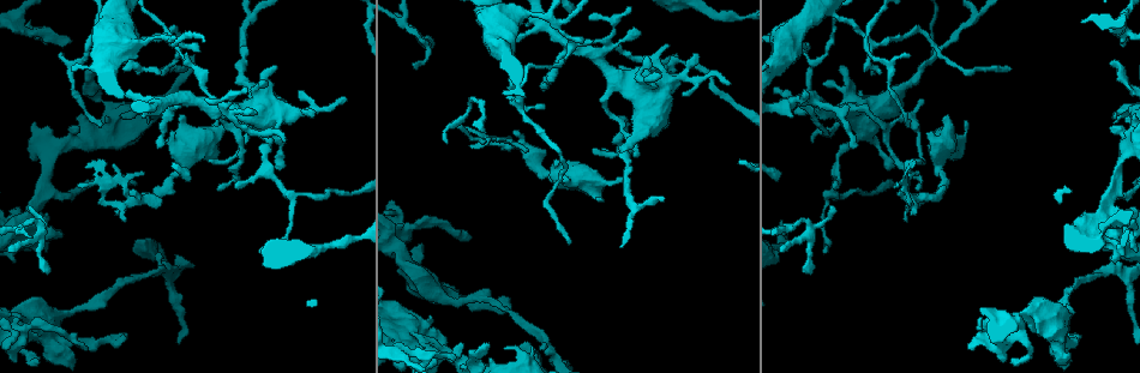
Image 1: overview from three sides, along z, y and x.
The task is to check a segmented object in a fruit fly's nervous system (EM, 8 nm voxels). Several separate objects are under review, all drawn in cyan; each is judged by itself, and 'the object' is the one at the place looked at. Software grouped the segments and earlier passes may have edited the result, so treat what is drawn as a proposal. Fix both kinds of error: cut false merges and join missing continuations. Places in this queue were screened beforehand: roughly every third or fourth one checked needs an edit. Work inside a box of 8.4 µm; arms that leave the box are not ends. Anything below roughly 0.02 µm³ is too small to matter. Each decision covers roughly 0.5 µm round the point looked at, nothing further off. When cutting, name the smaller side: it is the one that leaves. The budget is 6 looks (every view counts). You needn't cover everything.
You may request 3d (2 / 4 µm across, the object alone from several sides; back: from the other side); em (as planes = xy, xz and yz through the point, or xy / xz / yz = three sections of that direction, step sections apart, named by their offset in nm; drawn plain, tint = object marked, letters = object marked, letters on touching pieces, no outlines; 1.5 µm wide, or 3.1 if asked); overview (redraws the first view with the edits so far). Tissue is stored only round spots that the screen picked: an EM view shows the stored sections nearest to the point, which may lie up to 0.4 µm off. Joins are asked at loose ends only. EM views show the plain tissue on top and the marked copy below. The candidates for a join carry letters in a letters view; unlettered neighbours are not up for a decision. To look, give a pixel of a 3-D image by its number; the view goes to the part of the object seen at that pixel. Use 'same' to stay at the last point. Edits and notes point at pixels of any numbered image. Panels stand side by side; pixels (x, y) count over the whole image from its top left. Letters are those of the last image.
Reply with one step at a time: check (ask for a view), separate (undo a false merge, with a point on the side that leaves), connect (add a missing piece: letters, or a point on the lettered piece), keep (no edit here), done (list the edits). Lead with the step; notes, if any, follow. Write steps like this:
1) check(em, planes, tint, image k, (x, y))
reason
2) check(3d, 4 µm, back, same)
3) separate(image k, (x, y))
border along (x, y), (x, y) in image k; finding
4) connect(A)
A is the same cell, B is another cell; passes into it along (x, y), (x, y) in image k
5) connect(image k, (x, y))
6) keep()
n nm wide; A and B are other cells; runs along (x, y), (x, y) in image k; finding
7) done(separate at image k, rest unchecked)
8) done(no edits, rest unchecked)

check(3d, 4 µm, image 1, (218, 189))
thin end

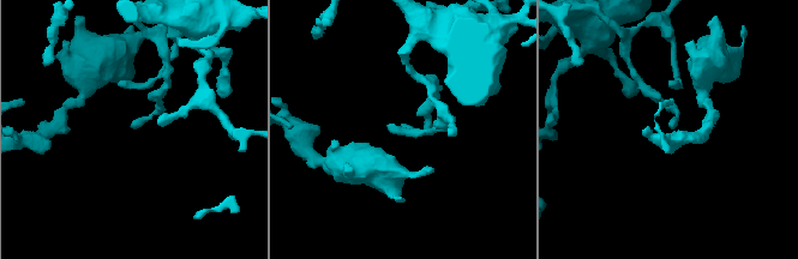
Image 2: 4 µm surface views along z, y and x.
check(em, planes, letters, image 2, (669, 125))
now the EM

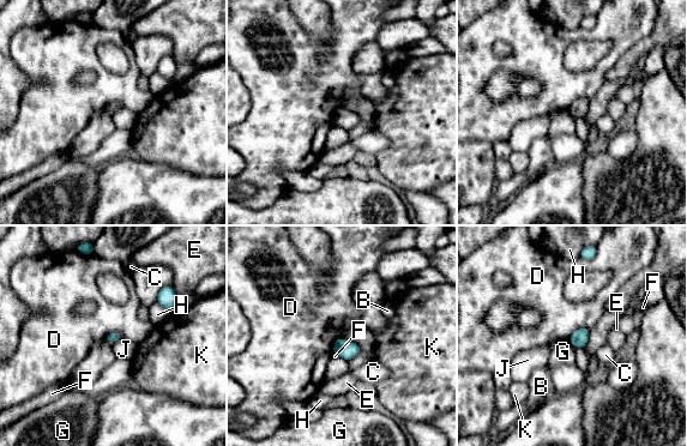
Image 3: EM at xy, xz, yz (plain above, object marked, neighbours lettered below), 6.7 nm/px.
keep()
B, C, D, E, F, G, H, J and K are other cells; border along (343, 338), (356, 343) in image 3; no lettered piece goes on from it

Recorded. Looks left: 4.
check(em, planes, letters, image 1, (636, 157))
branch stops here

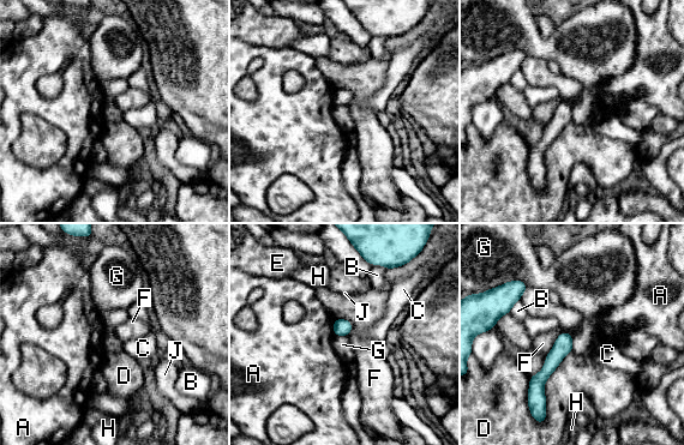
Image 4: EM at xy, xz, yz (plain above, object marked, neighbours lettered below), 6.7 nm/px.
keep()
A, B, C, D, E, F, G, H and J are other cells; no lettered piece goes on from it

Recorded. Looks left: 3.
check(3d, 2 µm, image 1, (56, 235))
abrupt turn

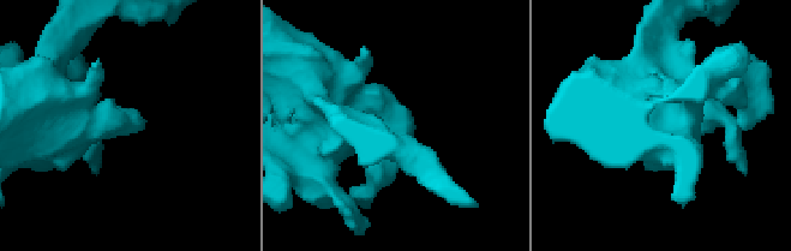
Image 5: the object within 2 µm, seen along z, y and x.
check(em, planes, letters, image 5, (123, 122))
need the tissue

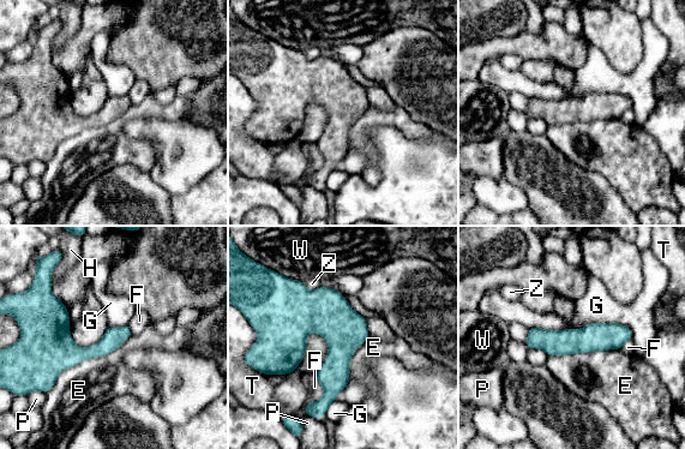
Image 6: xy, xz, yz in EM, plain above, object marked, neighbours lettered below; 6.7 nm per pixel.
keep()
E touches over 700 nm; E, F, G, H, P, T, W and Z are other cells; border along (131, 334), (66, 367), (47, 391) in image 6; all the same neuron

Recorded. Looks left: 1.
done(no edits, rest unchecked)

